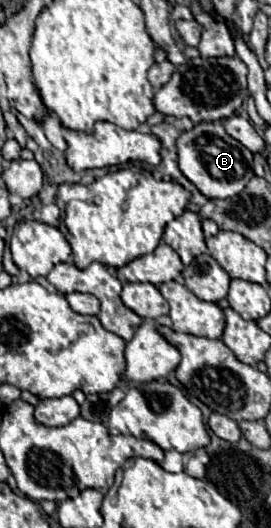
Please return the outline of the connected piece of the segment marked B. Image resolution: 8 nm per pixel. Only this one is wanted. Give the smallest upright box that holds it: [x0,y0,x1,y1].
[177,124,253,200]

